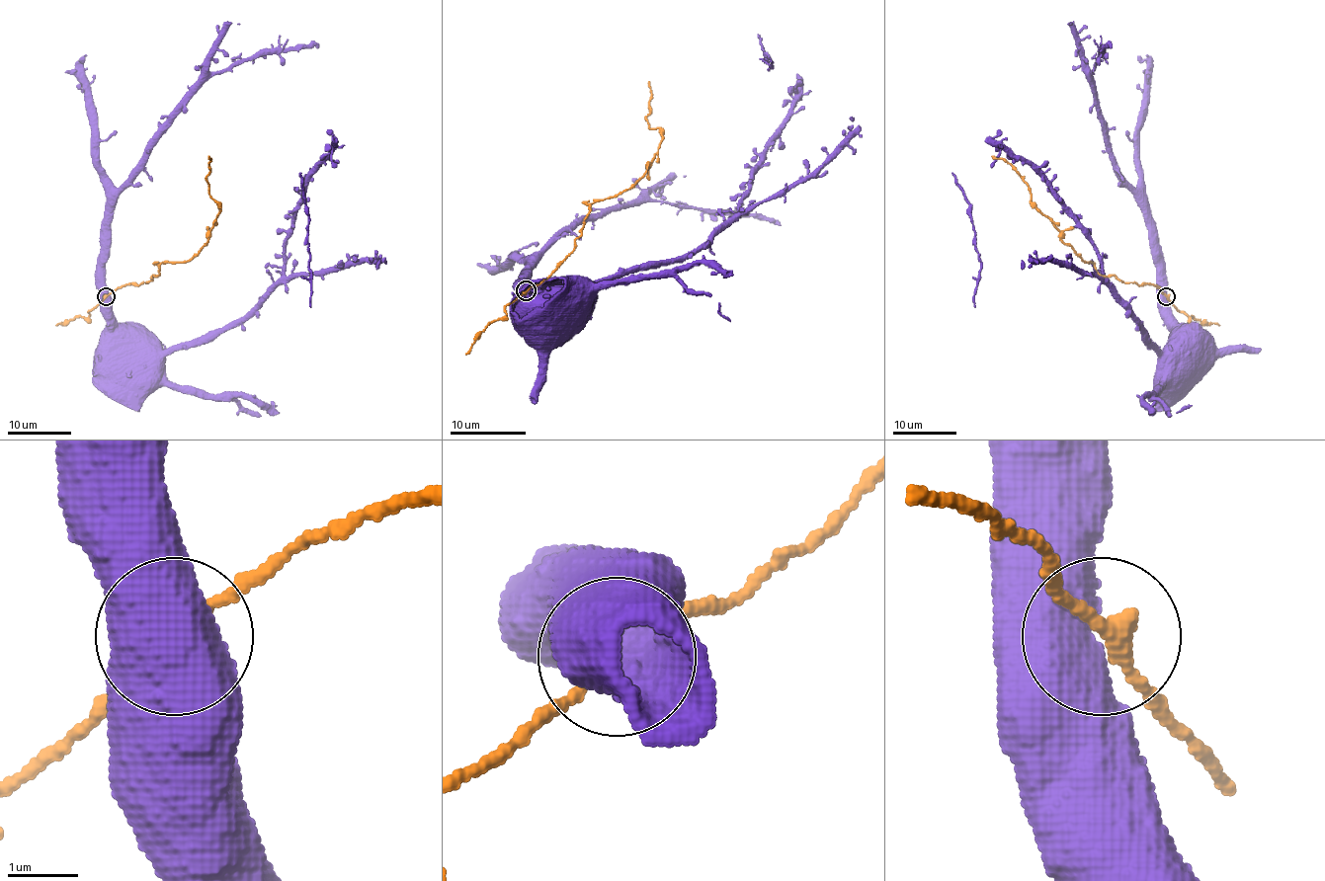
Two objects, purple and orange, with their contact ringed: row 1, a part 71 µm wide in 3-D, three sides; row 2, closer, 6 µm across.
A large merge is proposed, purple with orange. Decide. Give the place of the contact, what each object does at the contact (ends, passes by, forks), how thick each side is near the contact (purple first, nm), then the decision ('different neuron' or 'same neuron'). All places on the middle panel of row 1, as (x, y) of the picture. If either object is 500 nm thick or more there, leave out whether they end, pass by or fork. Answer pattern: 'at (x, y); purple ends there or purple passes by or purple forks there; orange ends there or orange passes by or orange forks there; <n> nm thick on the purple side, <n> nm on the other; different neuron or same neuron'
at (526, 290); 750 nm thick on the purple side, 280 nm on the other; same neuron

